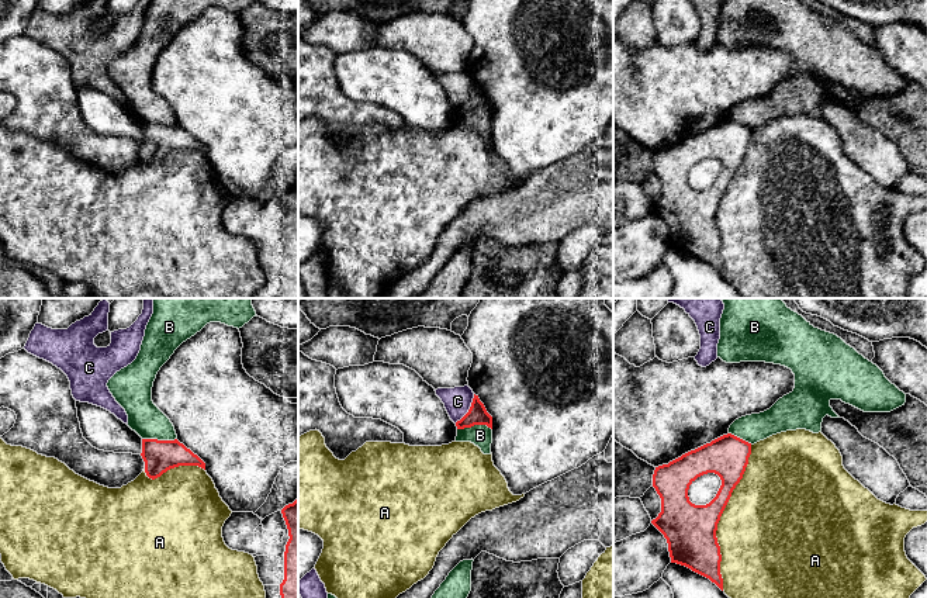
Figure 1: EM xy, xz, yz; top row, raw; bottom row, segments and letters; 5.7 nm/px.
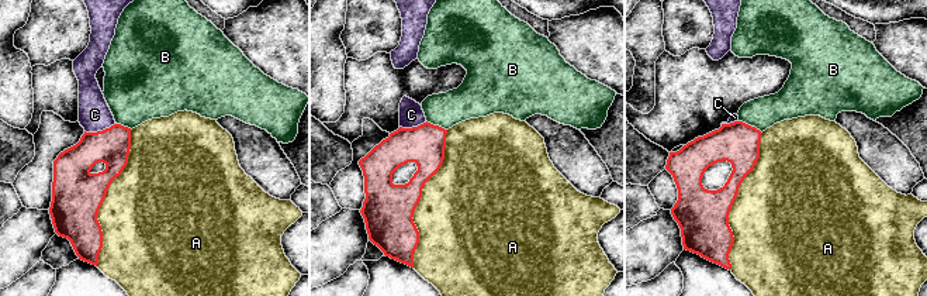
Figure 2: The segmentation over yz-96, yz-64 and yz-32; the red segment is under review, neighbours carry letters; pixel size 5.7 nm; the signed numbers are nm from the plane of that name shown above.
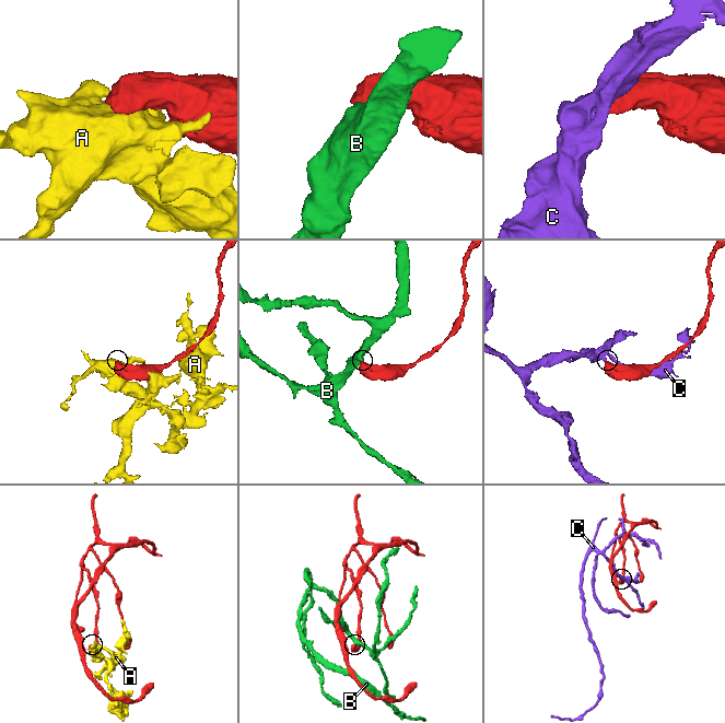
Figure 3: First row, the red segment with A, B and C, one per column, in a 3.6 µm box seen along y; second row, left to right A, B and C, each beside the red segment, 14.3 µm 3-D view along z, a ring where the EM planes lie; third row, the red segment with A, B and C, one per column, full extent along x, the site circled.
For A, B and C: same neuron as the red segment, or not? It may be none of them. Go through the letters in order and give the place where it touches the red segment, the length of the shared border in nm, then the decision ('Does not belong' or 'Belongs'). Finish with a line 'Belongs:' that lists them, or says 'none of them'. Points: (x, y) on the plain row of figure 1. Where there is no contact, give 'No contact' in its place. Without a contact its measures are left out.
A: Touches red at yz (719, 203). Shared border 850 nm. Does not belong
B: Touches red at xy (159, 125). Shared border 200 nm. Does not belong
C: Touches red at xz (469, 94). Shared border 200 nm. Does not belong
Belongs: none of them

